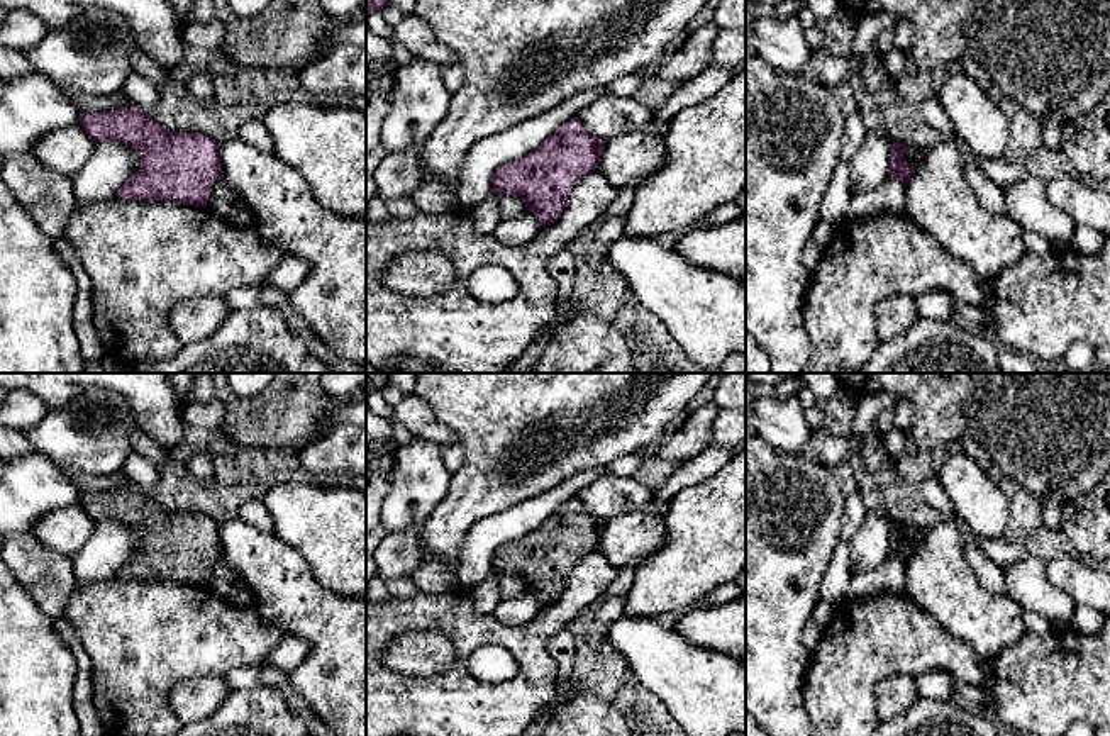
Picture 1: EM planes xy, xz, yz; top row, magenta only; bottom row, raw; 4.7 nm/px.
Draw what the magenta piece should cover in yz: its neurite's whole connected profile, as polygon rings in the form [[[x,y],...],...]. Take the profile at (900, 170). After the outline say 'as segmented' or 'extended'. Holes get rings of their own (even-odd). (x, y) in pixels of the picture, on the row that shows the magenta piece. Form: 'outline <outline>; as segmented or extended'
outline [[[893,139],[890,176],[902,181],[905,187],[912,180],[915,168],[907,163],[905,154],[910,146]]]; as segmented

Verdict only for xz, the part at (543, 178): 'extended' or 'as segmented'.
as segmented

